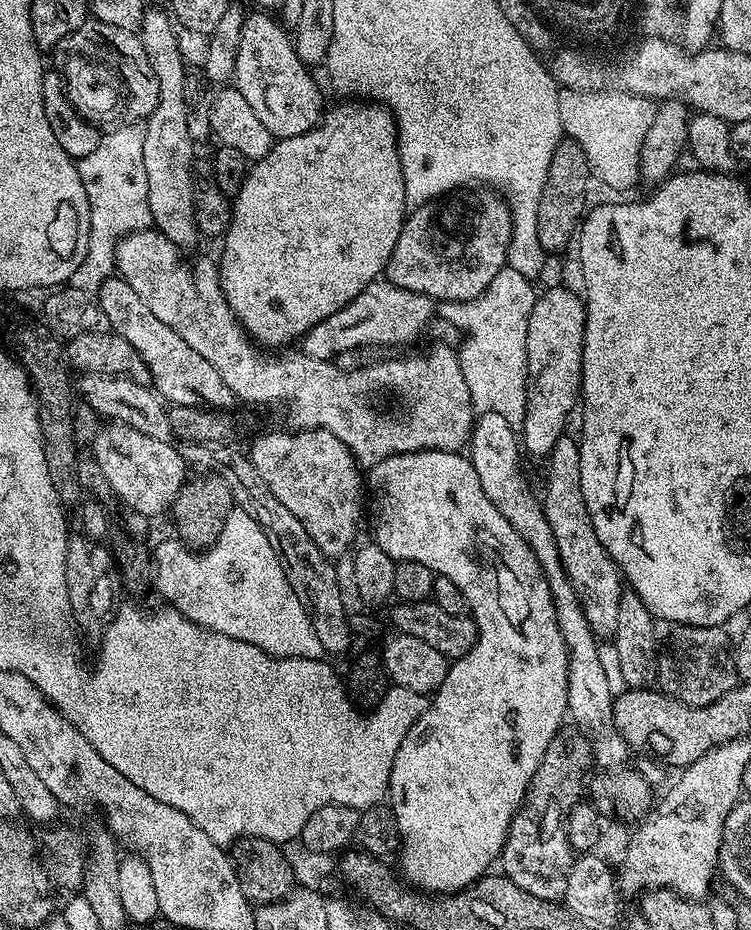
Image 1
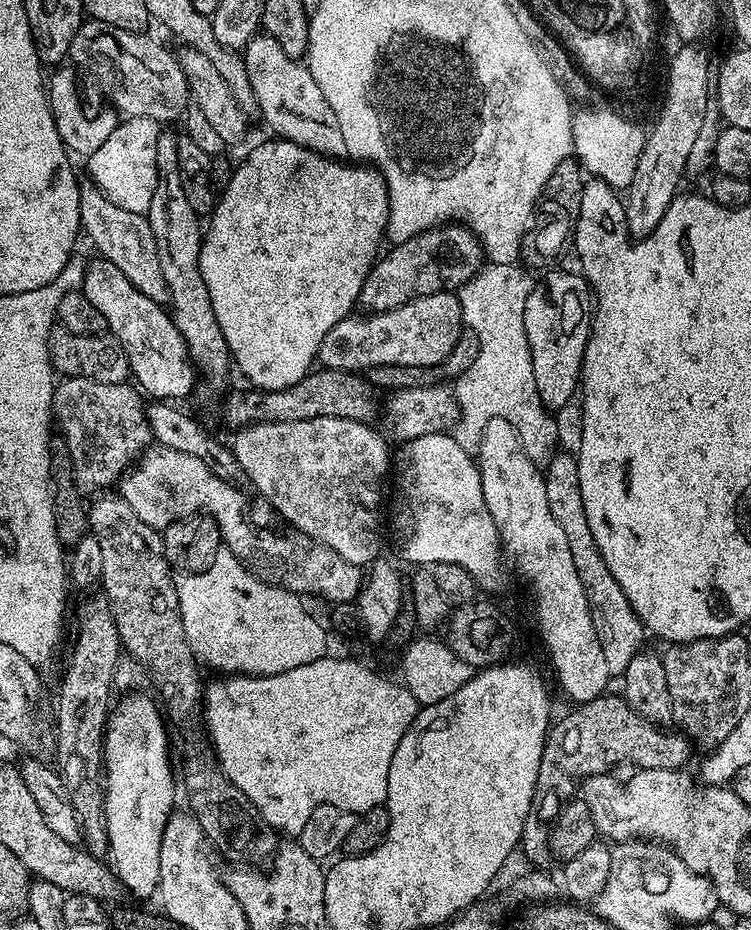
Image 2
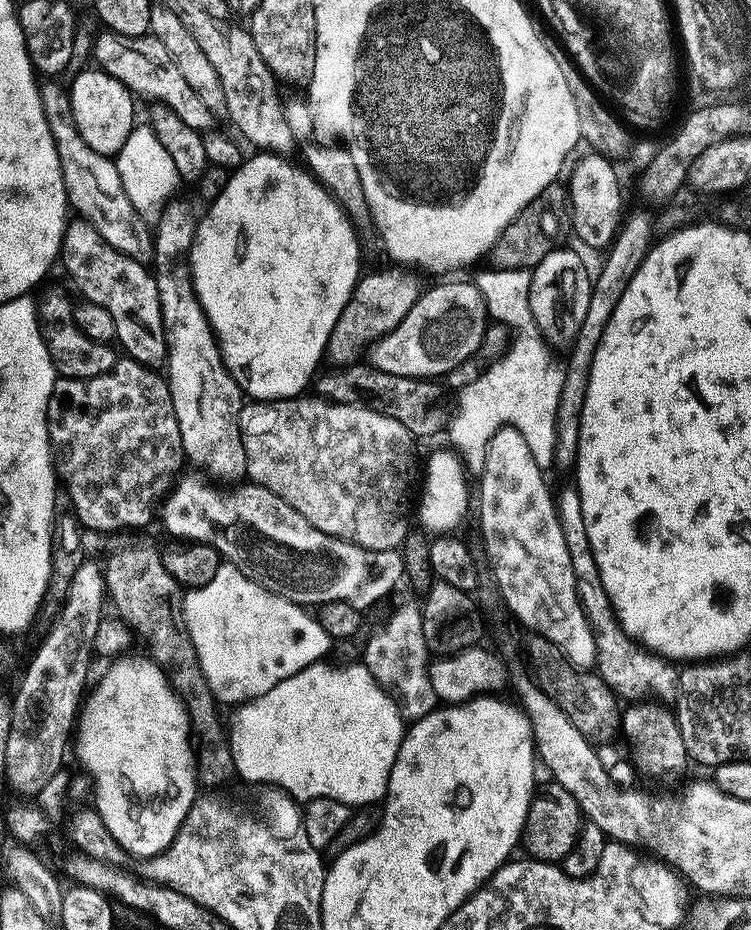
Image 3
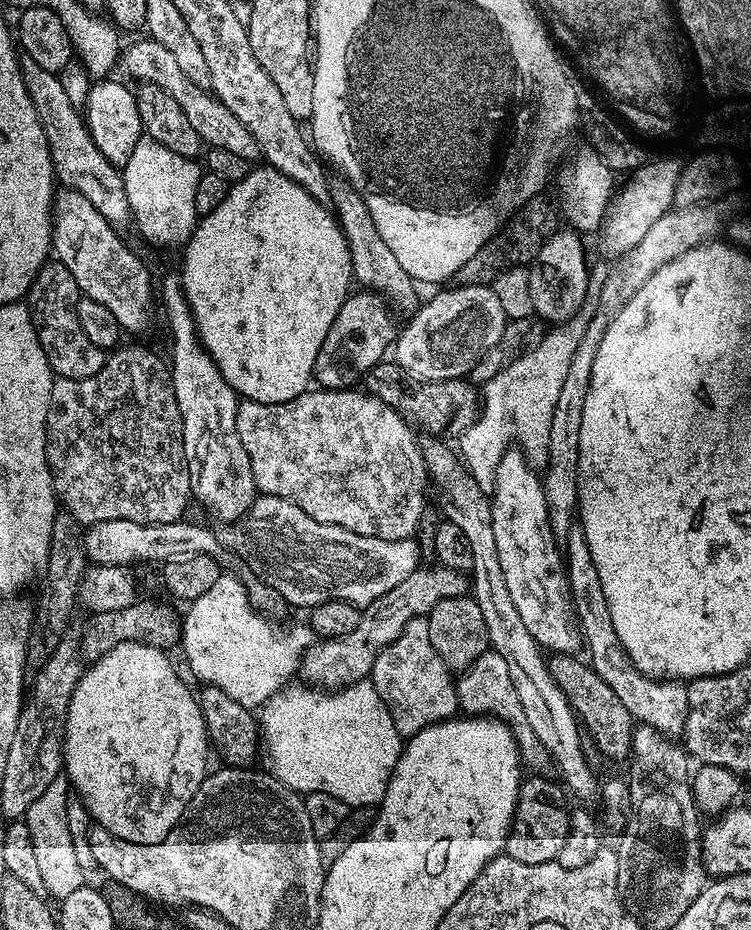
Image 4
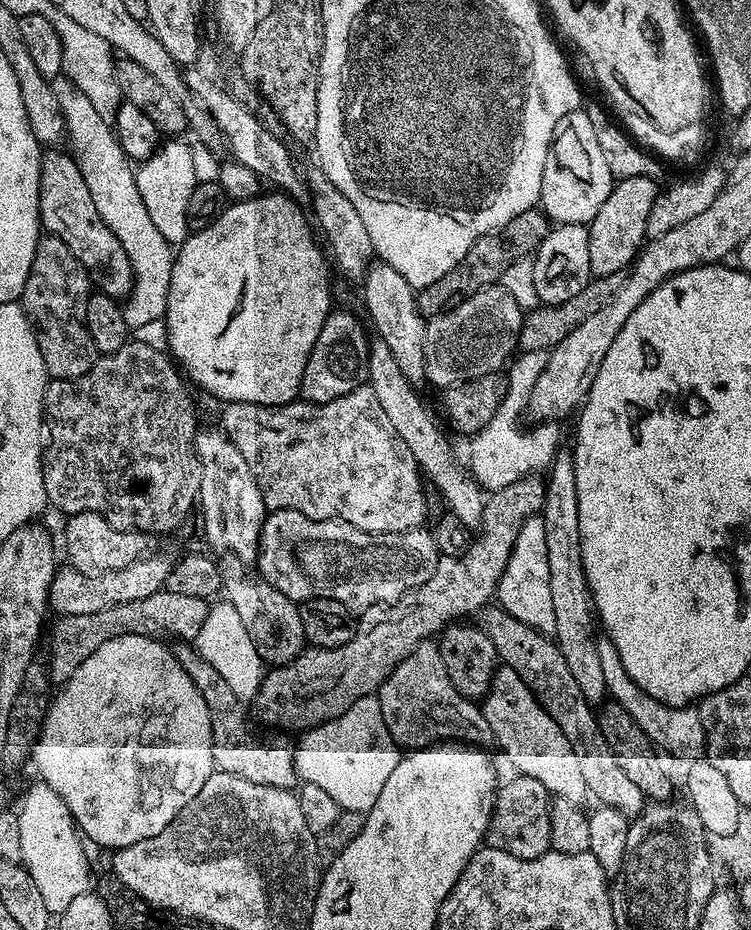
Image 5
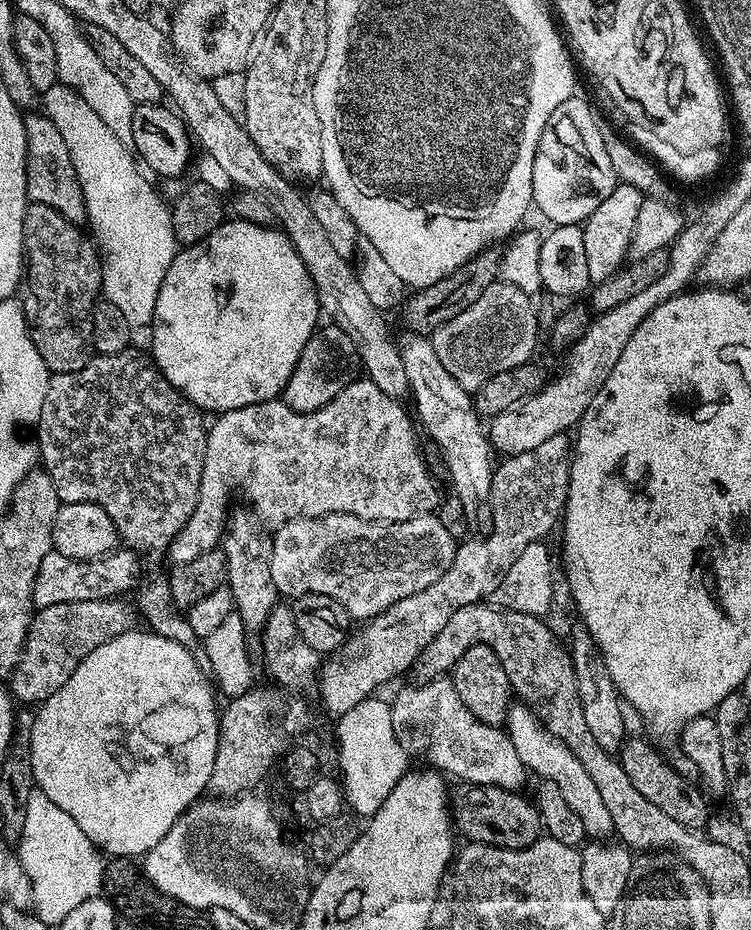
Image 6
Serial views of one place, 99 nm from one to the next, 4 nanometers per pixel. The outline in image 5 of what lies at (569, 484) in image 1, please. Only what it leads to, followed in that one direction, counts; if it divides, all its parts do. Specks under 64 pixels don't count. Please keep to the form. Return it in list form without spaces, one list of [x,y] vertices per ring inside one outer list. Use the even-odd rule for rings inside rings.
[[[601,635],[597,639],[596,645],[598,646],[598,658],[601,659],[602,674],[606,681],[606,693],[614,703],[621,707],[626,714],[630,714],[657,749],[663,750],[669,757],[671,757],[670,755],[681,756],[684,762],[701,759],[706,752],[708,735],[702,728],[699,707],[659,704],[628,677],[618,658],[618,650],[609,636]]]

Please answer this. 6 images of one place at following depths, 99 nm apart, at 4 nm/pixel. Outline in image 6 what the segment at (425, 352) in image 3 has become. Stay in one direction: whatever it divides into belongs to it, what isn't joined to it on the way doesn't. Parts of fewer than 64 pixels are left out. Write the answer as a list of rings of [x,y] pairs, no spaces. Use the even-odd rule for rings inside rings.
[[[497,282],[486,286],[481,296],[471,306],[466,306],[466,310],[458,314],[458,318],[450,318],[450,322],[438,326],[431,333],[430,339],[450,378],[457,380],[469,394],[475,394],[487,380],[494,378],[494,374],[502,374],[502,370],[529,363],[533,359],[532,351],[536,348],[536,335],[540,332],[540,320],[536,317],[536,308],[532,304],[535,304],[533,297],[518,290],[518,286]]]

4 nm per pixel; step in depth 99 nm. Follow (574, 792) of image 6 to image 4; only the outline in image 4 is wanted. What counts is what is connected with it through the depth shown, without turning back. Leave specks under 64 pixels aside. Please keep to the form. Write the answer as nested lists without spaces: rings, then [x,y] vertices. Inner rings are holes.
[[[486,651],[474,661],[474,663],[459,675],[455,681],[458,704],[465,715],[486,716],[494,720],[501,720],[512,729],[512,736],[520,751],[521,761],[532,767],[536,774],[547,773],[550,768],[548,752],[538,742],[538,734],[530,730],[530,722],[526,722],[526,714],[522,711],[522,702],[518,702],[518,693],[514,691],[514,682],[510,679],[510,669],[506,667],[506,661],[502,654],[494,651]]]

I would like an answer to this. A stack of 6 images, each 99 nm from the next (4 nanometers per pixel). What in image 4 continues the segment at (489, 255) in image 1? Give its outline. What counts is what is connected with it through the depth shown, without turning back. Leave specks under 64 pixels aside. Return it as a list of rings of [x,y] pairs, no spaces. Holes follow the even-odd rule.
[[[356,290],[349,294],[334,317],[330,330],[326,330],[322,350],[318,350],[315,383],[320,383],[317,385],[324,390],[348,390],[359,385],[356,383],[369,375],[367,372],[383,358],[384,351],[393,347],[398,335],[398,324],[392,321],[391,315],[393,313],[389,305],[377,293]]]

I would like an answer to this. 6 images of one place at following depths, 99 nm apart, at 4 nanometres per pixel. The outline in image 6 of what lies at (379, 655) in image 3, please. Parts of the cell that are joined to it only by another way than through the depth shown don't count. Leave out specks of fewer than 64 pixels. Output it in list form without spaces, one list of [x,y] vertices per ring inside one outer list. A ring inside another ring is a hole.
[[[443,676],[417,683],[404,687],[391,699],[389,705],[391,725],[400,748],[407,752],[409,757],[416,759],[417,756],[418,759],[425,760],[428,763],[425,765],[441,774],[457,776],[458,779],[464,780],[460,782],[465,785],[496,784],[499,788],[511,792],[521,791],[525,787],[523,784],[530,779],[530,773],[522,758],[518,758],[518,752],[514,750],[514,744],[510,742],[507,731],[503,727],[492,726],[476,719],[457,696],[451,679]]]

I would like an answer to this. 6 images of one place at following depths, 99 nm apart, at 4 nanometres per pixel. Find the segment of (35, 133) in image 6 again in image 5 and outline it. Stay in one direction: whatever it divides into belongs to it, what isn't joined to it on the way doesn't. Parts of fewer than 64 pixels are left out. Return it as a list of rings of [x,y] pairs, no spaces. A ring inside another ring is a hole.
[[[60,150],[45,151],[40,158],[40,222],[43,231],[66,242],[66,250],[70,250],[70,254],[78,258],[95,291],[113,298],[127,298],[131,293],[133,282],[131,260],[122,243],[114,236],[114,231],[110,230],[99,217],[98,209],[90,196],[90,189],[86,186],[86,179],[82,176],[82,170],[66,152],[65,155],[56,151]]]

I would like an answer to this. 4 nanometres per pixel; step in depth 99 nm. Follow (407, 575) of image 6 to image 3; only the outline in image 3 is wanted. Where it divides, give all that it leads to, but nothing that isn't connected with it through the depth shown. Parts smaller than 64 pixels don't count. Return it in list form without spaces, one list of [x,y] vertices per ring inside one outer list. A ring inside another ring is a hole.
[[[196,470],[190,473],[189,476],[184,476],[172,488],[172,493],[164,500],[164,505],[159,505],[158,520],[164,523],[164,528],[169,532],[169,537],[183,538],[188,542],[195,542],[198,544],[211,544],[216,548],[221,557],[227,563],[238,566],[238,570],[242,570],[242,574],[246,574],[246,578],[250,578],[254,582],[258,582],[266,590],[270,590],[279,596],[285,596],[287,600],[292,600],[295,604],[303,604],[305,606],[319,606],[326,602],[350,602],[350,606],[361,610],[368,610],[371,604],[376,604],[383,598],[387,592],[392,591],[396,583],[404,576],[404,560],[396,550],[366,550],[357,544],[351,544],[345,540],[334,538],[330,534],[322,534],[322,530],[318,530],[314,526],[310,526],[310,522],[306,522],[306,518],[302,518],[302,514],[298,514],[298,510],[294,510],[286,502],[282,502],[282,498],[278,498],[278,494],[274,494],[270,490],[266,490],[258,482],[248,482],[252,484],[244,484],[245,482],[237,483],[235,486],[224,486],[228,488],[215,488],[211,479],[205,478],[203,480],[201,473]]]

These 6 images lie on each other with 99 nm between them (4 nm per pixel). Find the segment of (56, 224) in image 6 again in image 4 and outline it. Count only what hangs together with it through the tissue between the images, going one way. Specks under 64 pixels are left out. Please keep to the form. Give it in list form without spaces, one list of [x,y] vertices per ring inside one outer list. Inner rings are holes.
[[[55,258],[49,259],[40,267],[34,282],[28,288],[26,307],[32,319],[34,330],[38,334],[38,342],[46,354],[48,365],[52,368],[53,377],[61,380],[90,378],[94,374],[98,374],[98,370],[102,370],[106,359],[105,349],[94,346],[94,342],[90,342],[90,338],[86,338],[86,334],[82,334],[82,326],[78,326],[76,307],[81,295],[78,282],[74,282],[74,274],[70,274],[70,270],[66,270],[66,266],[62,266],[60,261]]]

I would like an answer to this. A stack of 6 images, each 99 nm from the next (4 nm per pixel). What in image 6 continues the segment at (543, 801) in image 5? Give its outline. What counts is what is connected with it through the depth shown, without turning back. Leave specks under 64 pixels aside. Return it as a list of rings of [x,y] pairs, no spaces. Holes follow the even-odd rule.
[[[473,784],[461,787],[461,792],[451,797],[450,815],[454,828],[473,844],[489,844],[499,848],[518,850],[540,839],[542,827],[540,811],[531,799],[524,797],[523,791],[511,792],[496,784]]]

